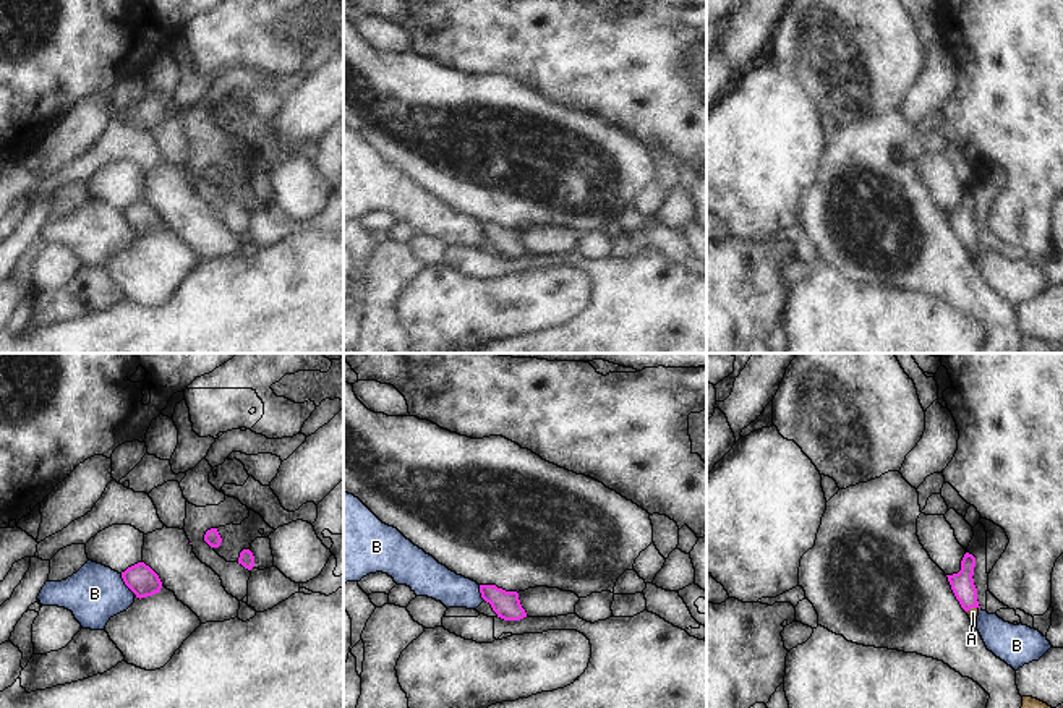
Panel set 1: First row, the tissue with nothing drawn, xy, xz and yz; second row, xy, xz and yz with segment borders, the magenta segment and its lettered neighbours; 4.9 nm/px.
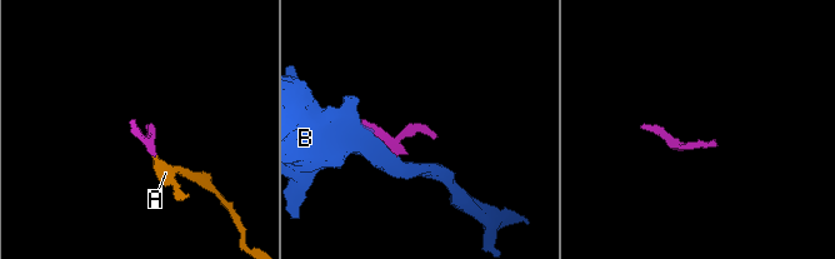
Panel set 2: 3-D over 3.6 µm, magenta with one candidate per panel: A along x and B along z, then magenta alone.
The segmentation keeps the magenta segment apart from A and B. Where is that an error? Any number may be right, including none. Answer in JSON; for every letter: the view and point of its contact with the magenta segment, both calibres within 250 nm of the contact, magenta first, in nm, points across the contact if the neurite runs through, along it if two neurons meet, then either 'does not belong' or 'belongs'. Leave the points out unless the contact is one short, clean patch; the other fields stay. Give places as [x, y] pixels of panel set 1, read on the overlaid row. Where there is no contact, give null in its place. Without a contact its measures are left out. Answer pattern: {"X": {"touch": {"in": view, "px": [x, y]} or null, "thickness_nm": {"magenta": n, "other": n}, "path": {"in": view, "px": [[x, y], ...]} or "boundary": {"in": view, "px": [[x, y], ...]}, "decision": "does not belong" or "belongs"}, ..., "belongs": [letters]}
{"A": {"touch": {"in": "yz", "px": [973, 606]}, "thickness_nm": {"magenta": 120, "other": 60}, "path": {"in": "yz", "px": [[963, 587], [973, 606], [973, 613]]}, "decision": "belongs"}, "B": {"touch": {"in": "xy", "px": [125, 584]}, "thickness_nm": {"magenta": 150, "other": 280}, "decision": "does not belong"}, "belongs": ["A"]}

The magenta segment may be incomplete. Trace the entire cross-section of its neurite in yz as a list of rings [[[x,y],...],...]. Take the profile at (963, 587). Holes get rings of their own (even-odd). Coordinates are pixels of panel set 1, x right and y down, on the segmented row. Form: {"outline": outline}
{"outline": [[[966,552],[961,561],[961,570],[958,574],[946,577],[961,608],[967,612],[971,622],[977,627],[977,616],[980,606],[977,601],[977,588],[972,578],[974,567],[975,567],[975,557]]]}

